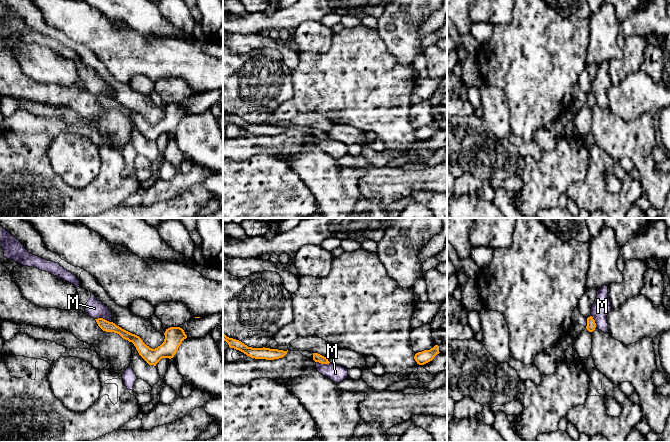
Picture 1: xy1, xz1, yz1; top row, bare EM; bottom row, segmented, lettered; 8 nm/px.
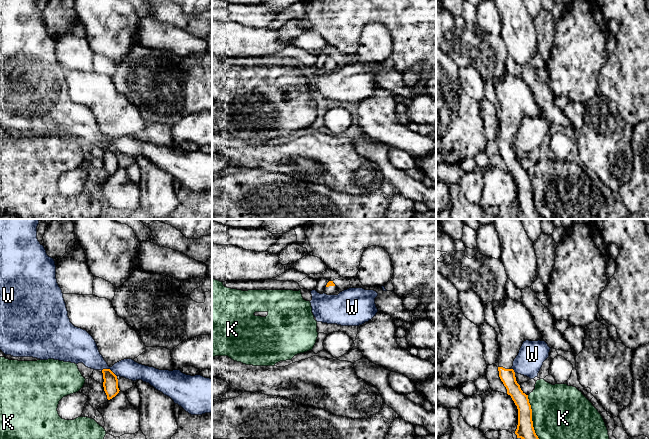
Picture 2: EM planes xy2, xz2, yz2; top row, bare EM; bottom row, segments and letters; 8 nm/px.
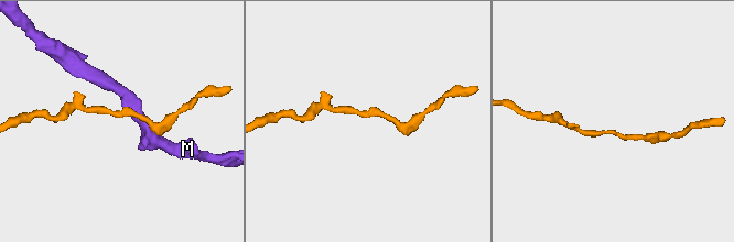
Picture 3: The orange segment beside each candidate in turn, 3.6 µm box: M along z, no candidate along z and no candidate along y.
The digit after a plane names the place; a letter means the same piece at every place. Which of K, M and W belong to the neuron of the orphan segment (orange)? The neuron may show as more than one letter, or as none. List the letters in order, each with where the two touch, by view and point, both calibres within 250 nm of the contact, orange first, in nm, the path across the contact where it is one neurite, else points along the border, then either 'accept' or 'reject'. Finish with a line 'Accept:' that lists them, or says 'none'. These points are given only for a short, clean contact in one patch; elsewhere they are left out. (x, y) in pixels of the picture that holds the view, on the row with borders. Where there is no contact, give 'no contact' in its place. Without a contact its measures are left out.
K: contact yz2 (531, 417); calibres 140 and 440 nm; border yz2 (527, 395), (532, 410), (532, 426), (539, 438); reject
M: contact xy1 (104, 319); calibres 90 and 140 nm; border xy1 (95, 318), (104, 318), (112, 322); reject
W: contact xy2 (109, 369); calibres 120 and 200 nm; border xy2 (102, 369), (109, 369), (116, 376); reject
Accept: none

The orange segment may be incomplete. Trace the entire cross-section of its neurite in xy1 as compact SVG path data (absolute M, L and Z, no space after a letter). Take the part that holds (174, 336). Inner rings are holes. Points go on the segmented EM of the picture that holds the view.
M103 318L95 319L98 326L106 332L114 332L119 334L123 339L132 342L136 347L139 355L149 364L154 365L162 359L162 358L173 358L176 354L179 346L181 345L182 341L187 338L184 330L180 327L170 327L166 329L164 335L165 339L164 342L155 349L150 348L147 346L143 340L135 335L132 334L121 327L117 326L113 322L109 322Z

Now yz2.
M510 298L505 299L494 308L495 318L500 327L499 377L518 409L518 425L515 431L517 438L539 439L532 421L532 409L528 395L520 388L512 369L513 361L524 341L544 341L531 313L521 303Z

